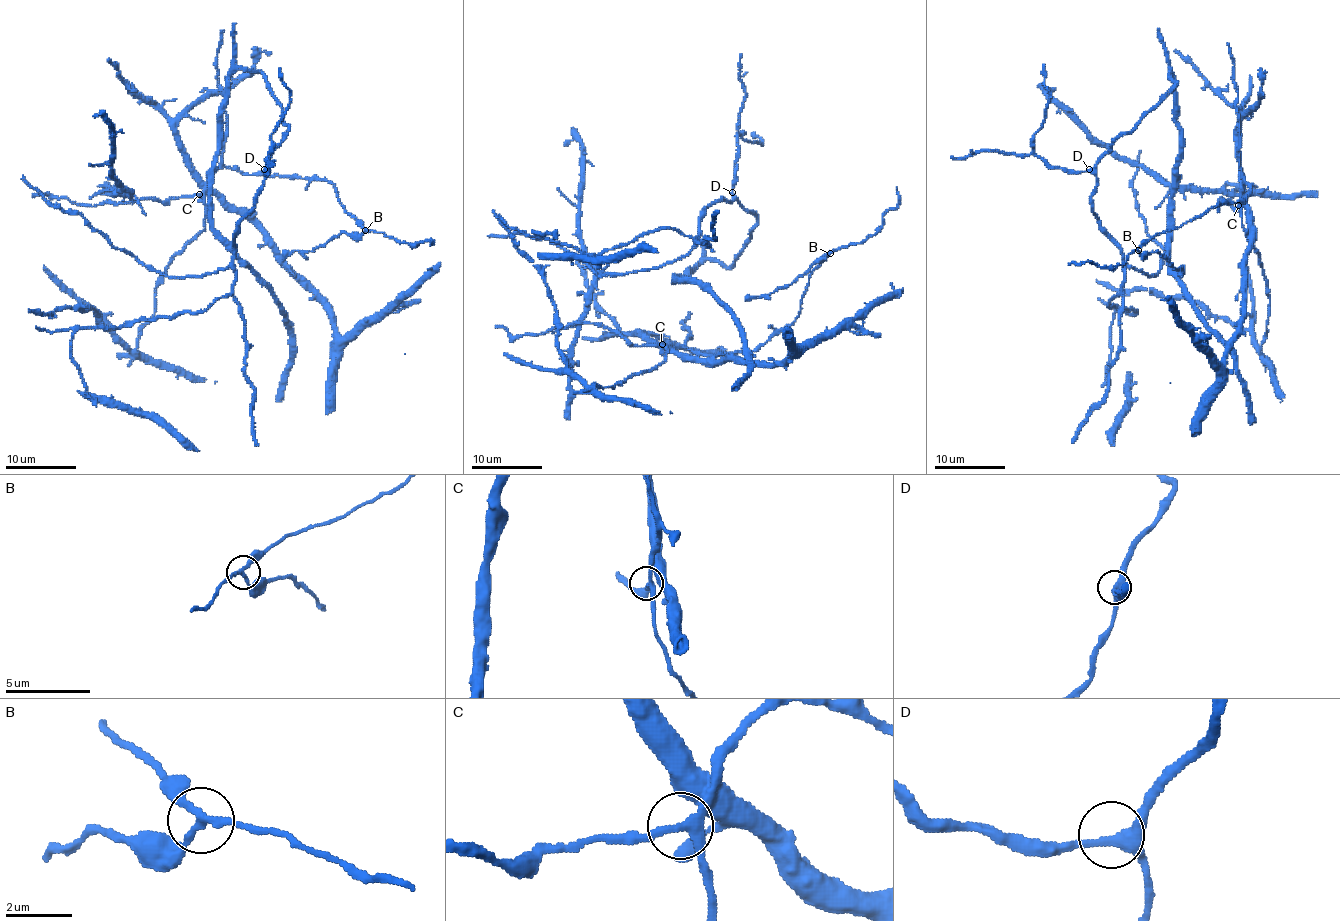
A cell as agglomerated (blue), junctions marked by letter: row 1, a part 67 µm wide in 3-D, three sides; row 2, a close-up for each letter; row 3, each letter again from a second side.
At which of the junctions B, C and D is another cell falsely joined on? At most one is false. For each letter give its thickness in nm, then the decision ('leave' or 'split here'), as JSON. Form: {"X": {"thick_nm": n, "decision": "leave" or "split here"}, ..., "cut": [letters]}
{"B": {"thick_nm": 200, "decision": "split here"}, "C": {"thick_nm": 240, "decision": "leave"}, "D": {"thick_nm": 280, "decision": "leave"}, "cut": ["B"]}

